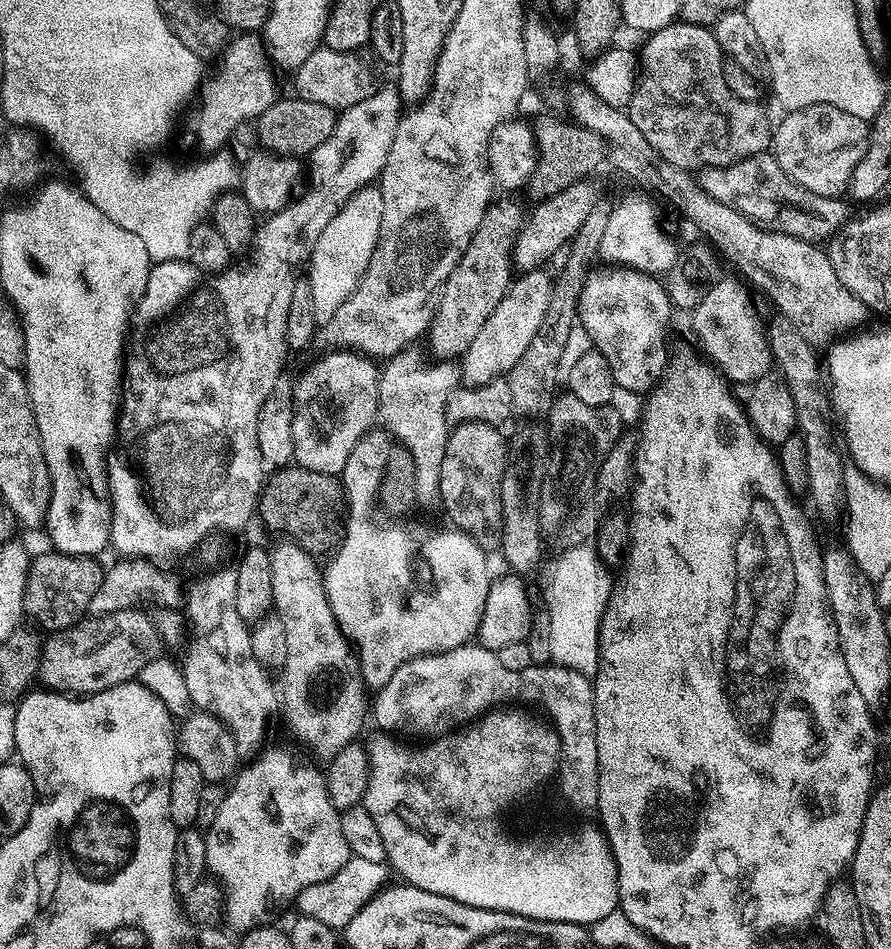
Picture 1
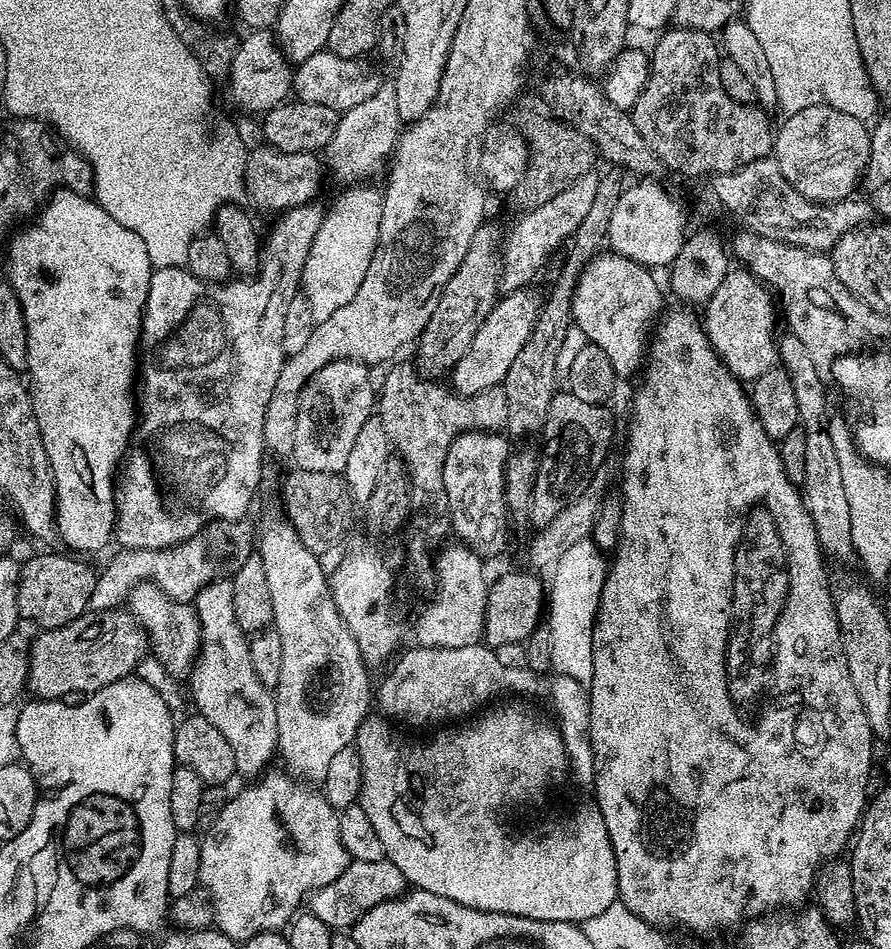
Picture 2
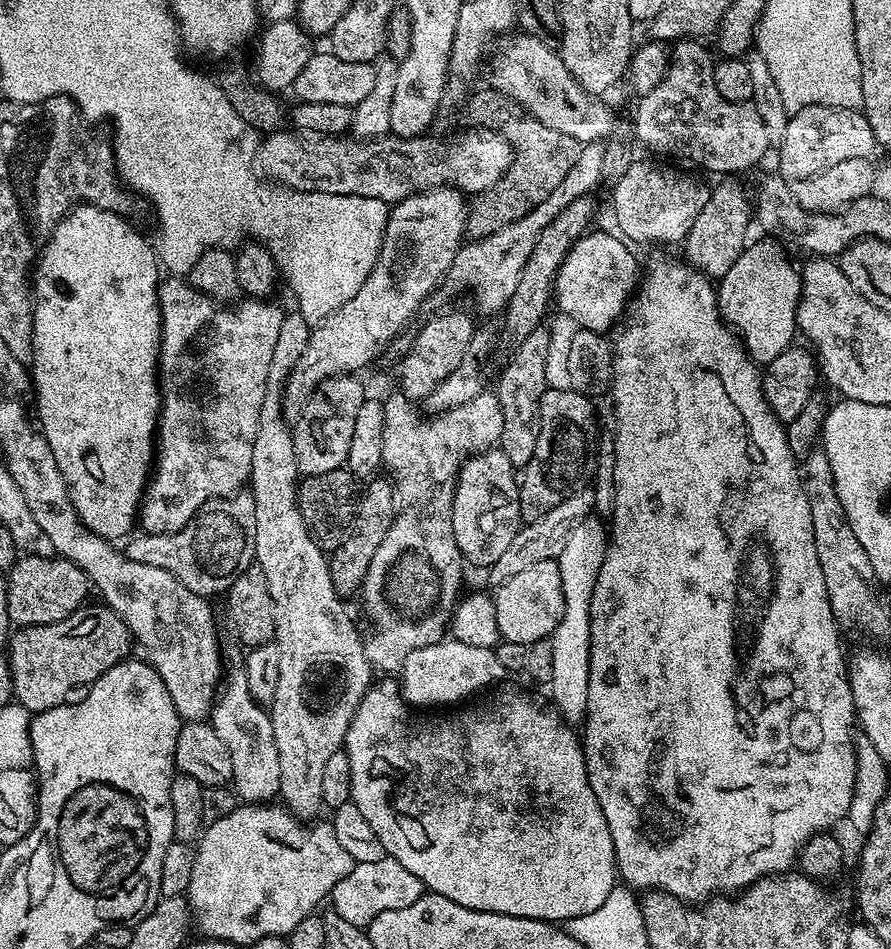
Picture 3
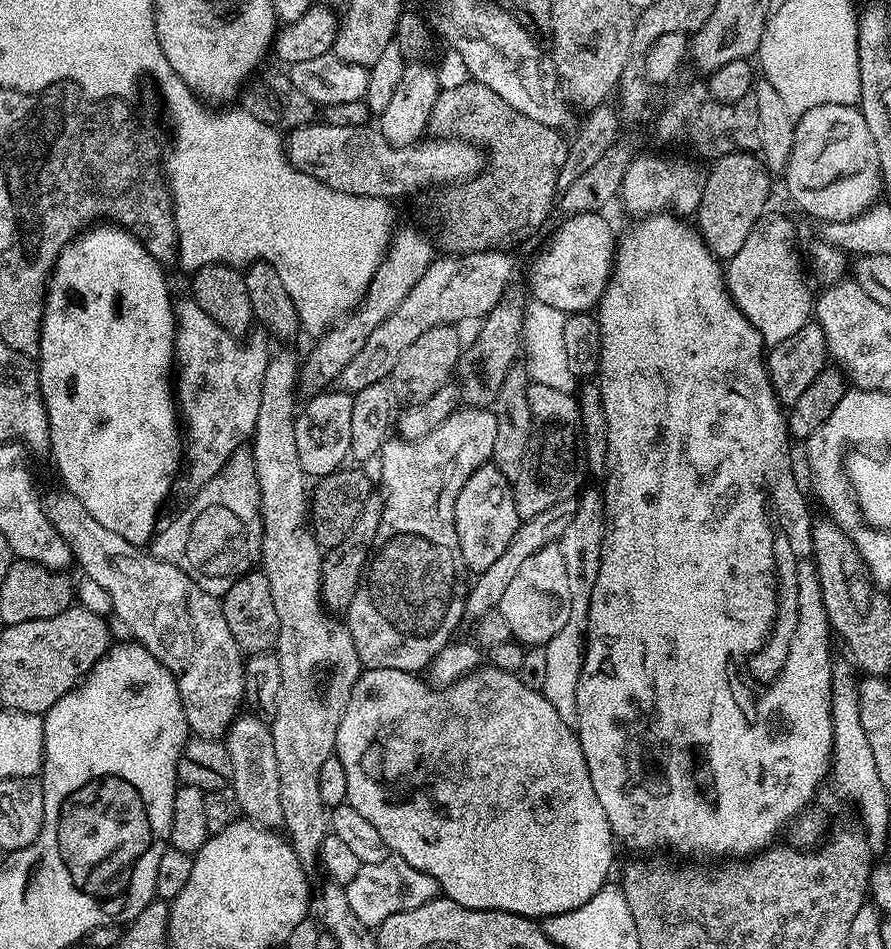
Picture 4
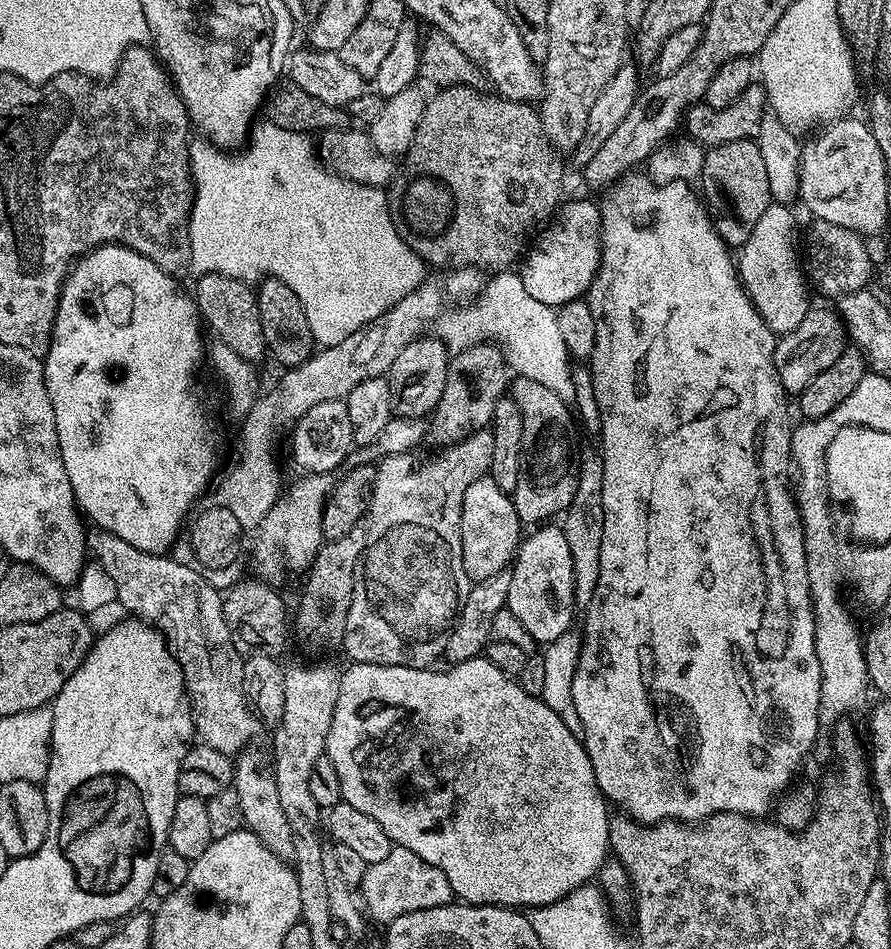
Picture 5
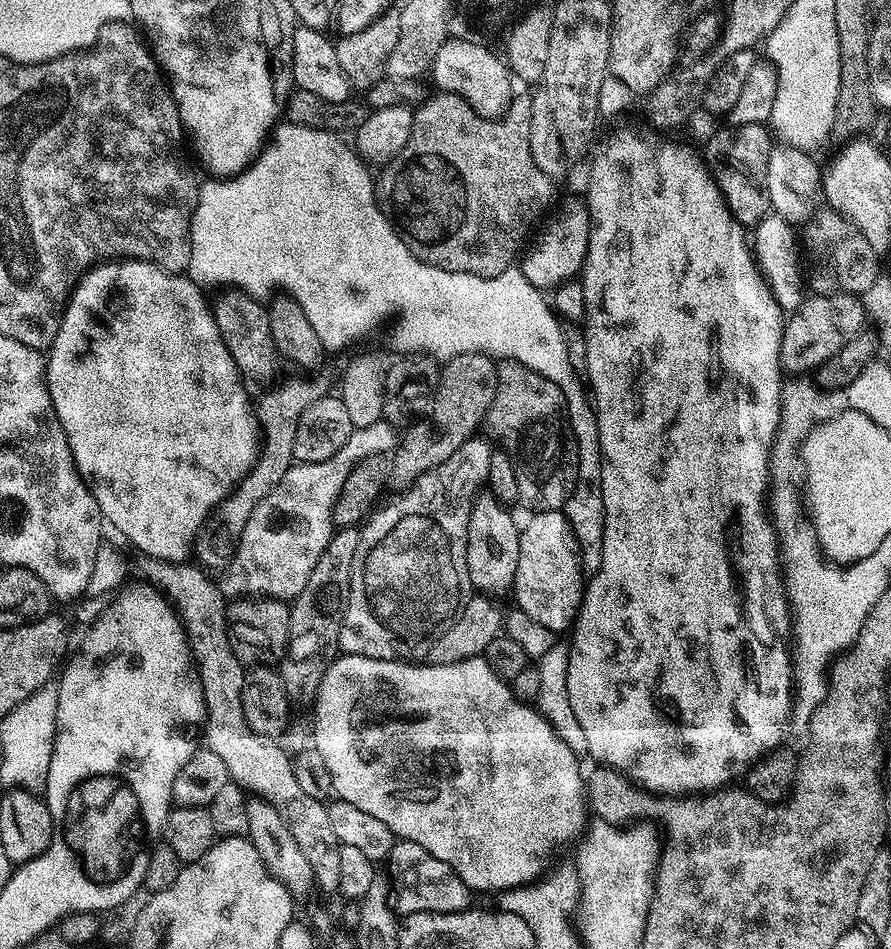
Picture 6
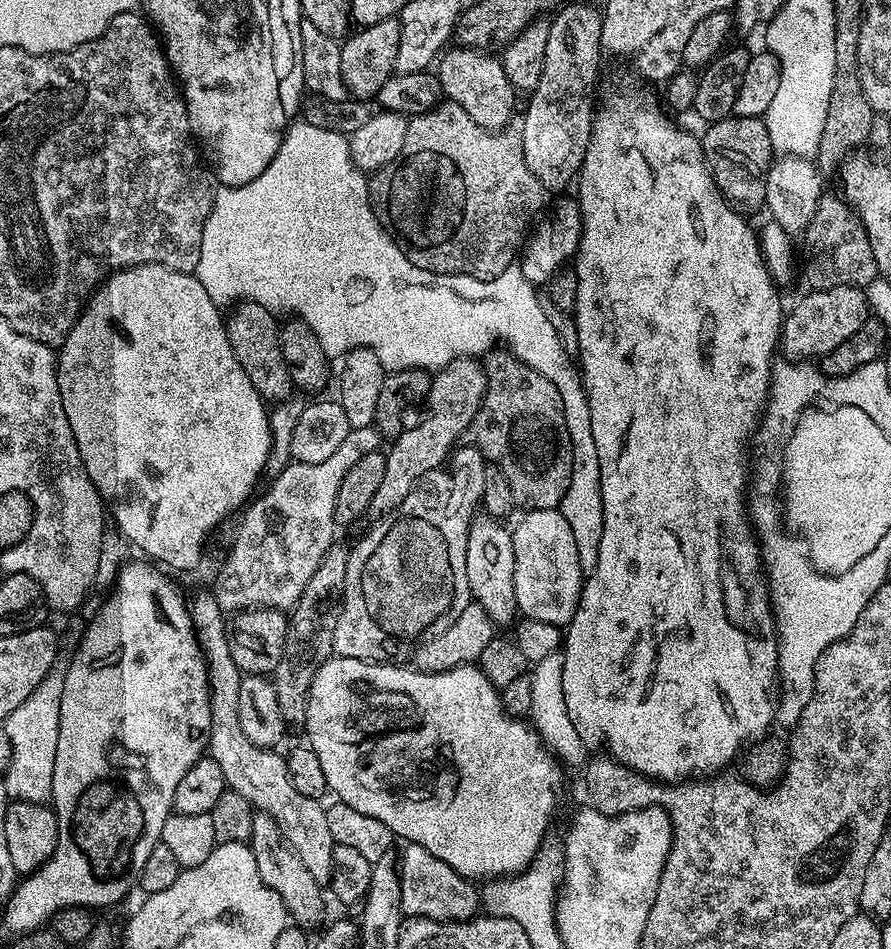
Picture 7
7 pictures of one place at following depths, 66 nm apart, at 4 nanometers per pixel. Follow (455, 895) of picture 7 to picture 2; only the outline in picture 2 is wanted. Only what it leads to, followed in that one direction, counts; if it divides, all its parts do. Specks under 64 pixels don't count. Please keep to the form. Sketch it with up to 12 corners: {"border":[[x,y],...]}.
{"border":[[387,858],[352,860],[310,897],[333,930],[348,930],[374,906],[406,892]]}

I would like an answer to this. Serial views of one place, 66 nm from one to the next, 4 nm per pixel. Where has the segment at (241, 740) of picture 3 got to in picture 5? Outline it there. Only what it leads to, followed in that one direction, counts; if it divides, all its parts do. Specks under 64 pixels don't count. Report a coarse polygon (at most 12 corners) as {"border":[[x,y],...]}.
{"border":[[241,751],[234,786],[244,827],[279,860],[296,855],[267,755]]}

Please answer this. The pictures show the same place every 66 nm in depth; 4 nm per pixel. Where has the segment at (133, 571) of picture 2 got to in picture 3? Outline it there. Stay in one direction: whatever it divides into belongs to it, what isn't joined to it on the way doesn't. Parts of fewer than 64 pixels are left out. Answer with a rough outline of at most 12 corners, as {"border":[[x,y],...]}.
{"border":[[254,498],[202,505],[180,532],[133,535],[126,555],[194,594],[253,567]]}

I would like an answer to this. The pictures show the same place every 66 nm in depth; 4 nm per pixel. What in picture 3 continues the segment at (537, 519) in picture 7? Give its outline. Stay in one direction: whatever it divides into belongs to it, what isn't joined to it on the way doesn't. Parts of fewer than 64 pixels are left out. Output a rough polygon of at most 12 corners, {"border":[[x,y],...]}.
{"border":[[559,563],[495,589],[501,640],[549,639],[564,613]]}

